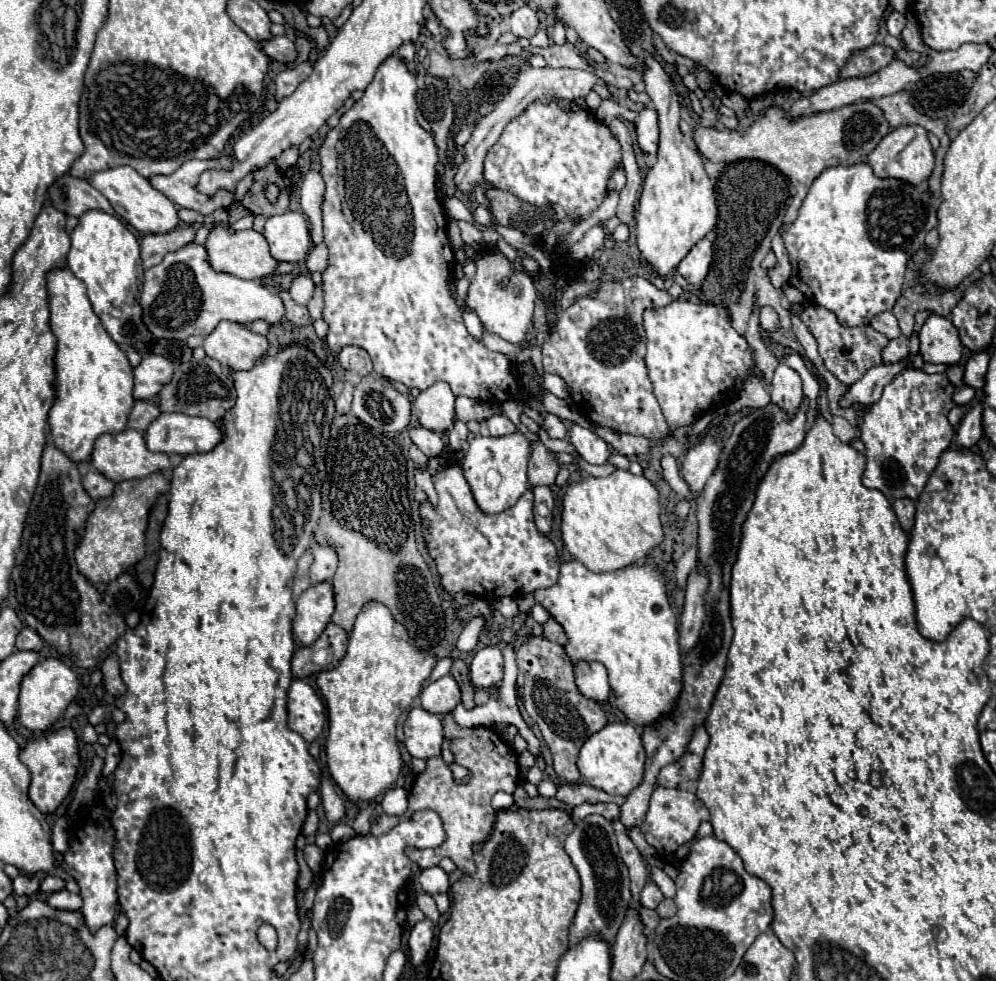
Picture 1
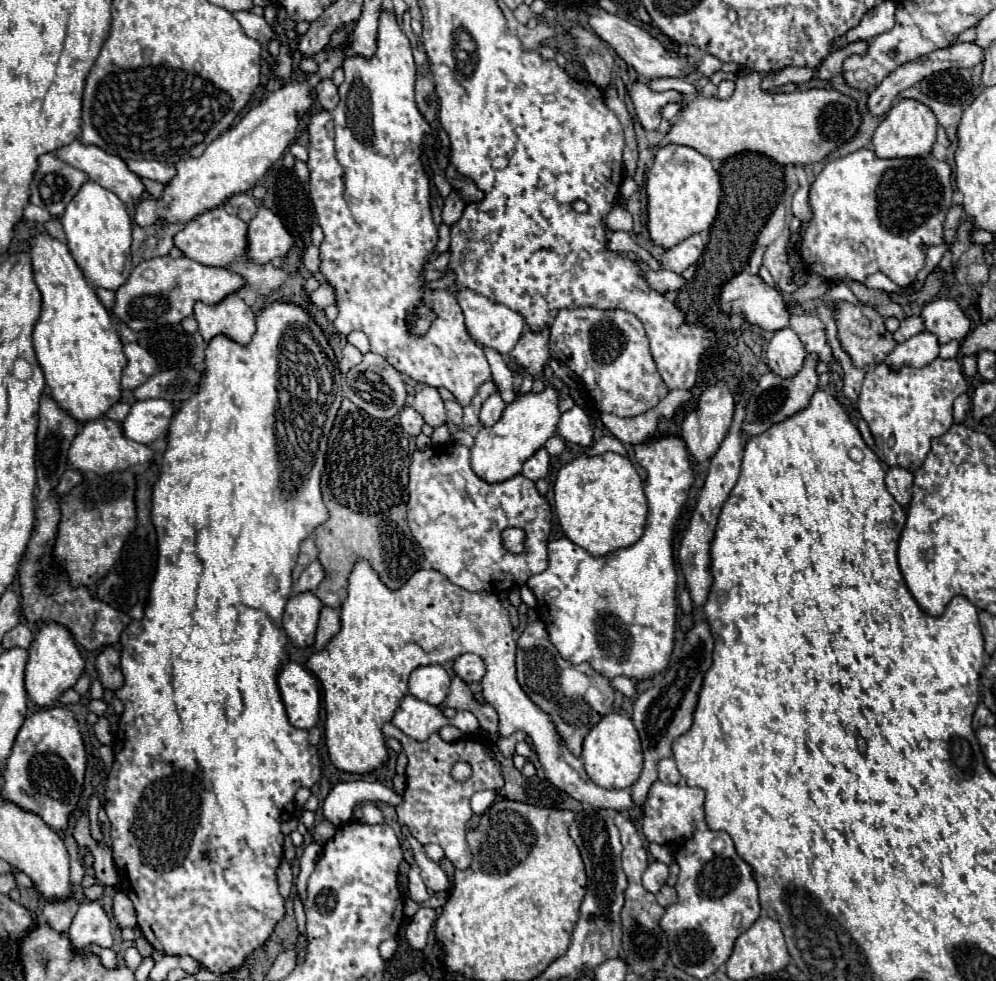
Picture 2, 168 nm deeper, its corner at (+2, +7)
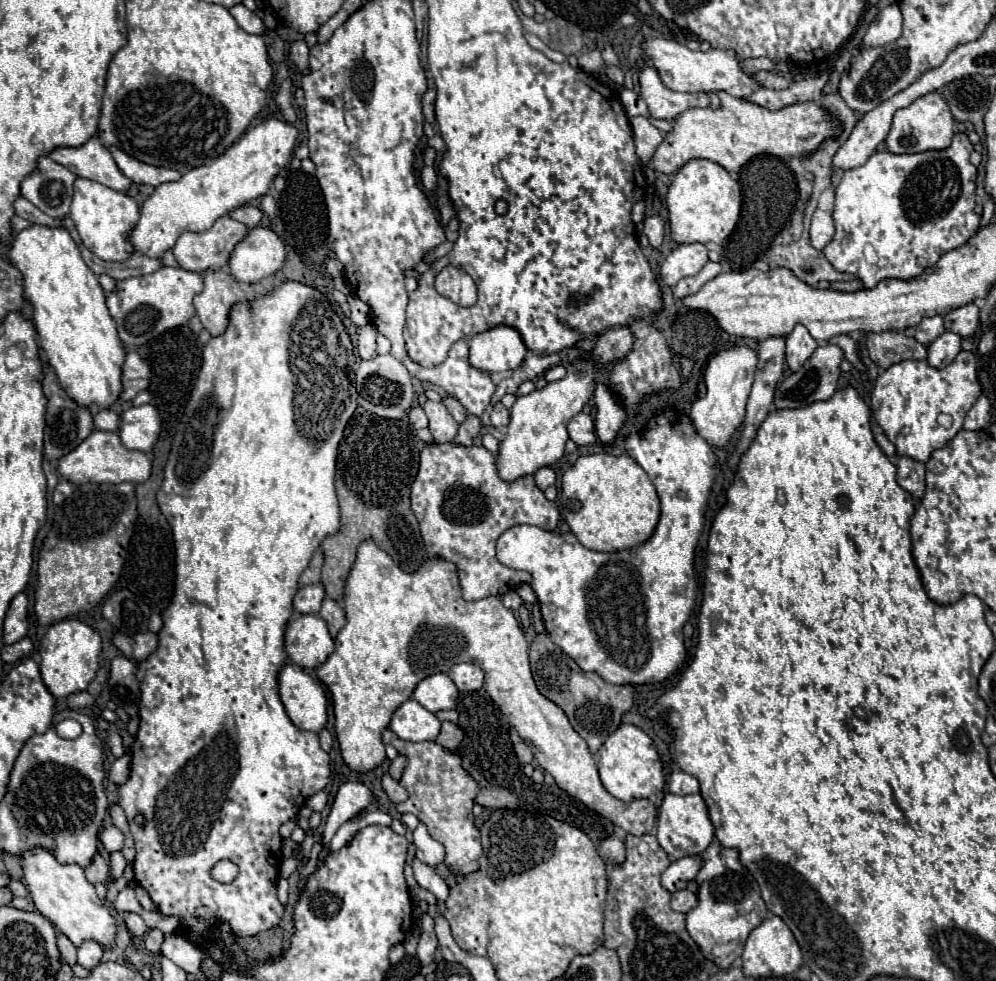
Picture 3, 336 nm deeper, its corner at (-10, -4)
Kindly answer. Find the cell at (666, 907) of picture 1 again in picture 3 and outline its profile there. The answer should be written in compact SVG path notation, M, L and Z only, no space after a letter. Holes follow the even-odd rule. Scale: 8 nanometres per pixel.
M678 890L678 892L672 894L672 910L676 910L676 912L686 914L686 912L690 912L696 904L698 904L696 894L690 892L690 890Z

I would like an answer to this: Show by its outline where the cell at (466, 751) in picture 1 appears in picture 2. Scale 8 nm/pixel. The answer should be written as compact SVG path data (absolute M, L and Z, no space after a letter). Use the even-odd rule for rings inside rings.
M386 723L382 727L382 733L386 737L394 737L402 743L402 749L408 755L406 765L406 791L402 793L402 803L396 807L398 821L402 825L408 825L412 835L424 845L424 843L438 843L444 849L444 857L454 863L456 869L470 867L472 853L466 841L466 825L472 817L470 809L470 797L476 791L482 789L500 789L502 787L502 775L496 761L492 761L486 747L472 737L446 743L440 739L438 733L430 735L428 741L416 741L404 735L398 727L392 723ZM466 761L472 767L472 775L464 781L456 781L450 775L450 769L454 763Z

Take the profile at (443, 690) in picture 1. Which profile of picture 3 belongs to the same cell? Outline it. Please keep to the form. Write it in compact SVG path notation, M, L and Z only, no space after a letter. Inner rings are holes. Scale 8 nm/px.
M432 674L416 686L412 698L430 712L452 710L456 708L458 688L454 686L448 674Z

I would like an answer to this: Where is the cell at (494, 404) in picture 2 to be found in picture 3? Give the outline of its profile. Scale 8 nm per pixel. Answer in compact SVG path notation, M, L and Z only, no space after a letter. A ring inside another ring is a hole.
M498 402L498 404L494 404L490 418L492 418L492 426L494 428L504 428L510 422L510 412L504 408L502 402Z

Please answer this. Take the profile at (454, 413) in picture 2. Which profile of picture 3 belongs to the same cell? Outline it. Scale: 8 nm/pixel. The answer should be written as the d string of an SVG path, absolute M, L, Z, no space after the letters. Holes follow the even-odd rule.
M446 396L442 402L444 402L444 406L448 408L448 412L452 414L452 418L454 418L458 424L462 424L462 422L466 420L466 416L468 416L468 414L466 414L464 406L462 406L462 404L460 404L456 398L452 398L452 396Z

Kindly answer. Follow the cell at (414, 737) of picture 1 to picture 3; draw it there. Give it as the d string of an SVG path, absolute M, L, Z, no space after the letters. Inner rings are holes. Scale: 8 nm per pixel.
M414 698L404 702L392 716L390 730L408 742L426 742L436 740L440 734L442 722L436 718L436 714L428 712L424 706L420 706Z

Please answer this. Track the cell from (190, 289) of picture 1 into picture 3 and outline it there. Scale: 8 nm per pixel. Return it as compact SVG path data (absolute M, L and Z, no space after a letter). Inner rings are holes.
M164 266L154 274L126 278L118 282L116 292L108 294L106 304L112 318L118 324L118 336L124 346L142 346L152 340L152 336L164 334L172 328L184 326L194 314L194 296L202 292L204 276L198 272L188 272L184 268Z

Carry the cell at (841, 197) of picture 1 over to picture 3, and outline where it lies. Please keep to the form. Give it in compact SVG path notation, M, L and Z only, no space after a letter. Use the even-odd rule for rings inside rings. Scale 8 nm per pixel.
M966 136L954 138L946 150L930 150L922 154L890 154L876 152L866 164L844 172L836 184L836 202L832 210L836 234L822 250L826 260L836 272L848 272L860 278L864 288L874 288L886 278L912 280L918 278L926 268L932 268L940 256L968 242L976 234L980 216L974 212L974 180L976 168L970 164L972 144Z

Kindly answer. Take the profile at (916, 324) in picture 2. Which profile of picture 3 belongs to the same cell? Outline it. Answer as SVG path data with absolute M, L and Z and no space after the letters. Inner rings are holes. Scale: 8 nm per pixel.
M932 316L932 318L924 318L918 326L916 326L916 340L924 346L928 346L930 342L934 342L940 334L944 334L944 326L942 326L942 316Z

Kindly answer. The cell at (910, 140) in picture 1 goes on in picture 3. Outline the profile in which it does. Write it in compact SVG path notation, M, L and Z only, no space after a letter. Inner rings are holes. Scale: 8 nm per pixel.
M926 94L914 100L908 108L902 108L894 114L894 122L890 134L886 138L886 146L892 154L916 154L928 150L944 150L952 142L954 118L950 114L948 104L938 94Z

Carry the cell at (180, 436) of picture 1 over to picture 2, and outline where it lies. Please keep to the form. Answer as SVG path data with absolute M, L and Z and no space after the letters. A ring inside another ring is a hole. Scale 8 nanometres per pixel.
M146 399L132 403L126 419L120 423L124 437L150 445L168 433L174 407L164 399Z

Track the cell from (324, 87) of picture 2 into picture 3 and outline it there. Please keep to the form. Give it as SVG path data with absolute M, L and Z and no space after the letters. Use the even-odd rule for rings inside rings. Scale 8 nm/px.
M304 40L294 42L292 48L290 48L290 58L298 66L298 70L310 70L310 66L308 66L308 54L310 54L310 48L306 46Z

